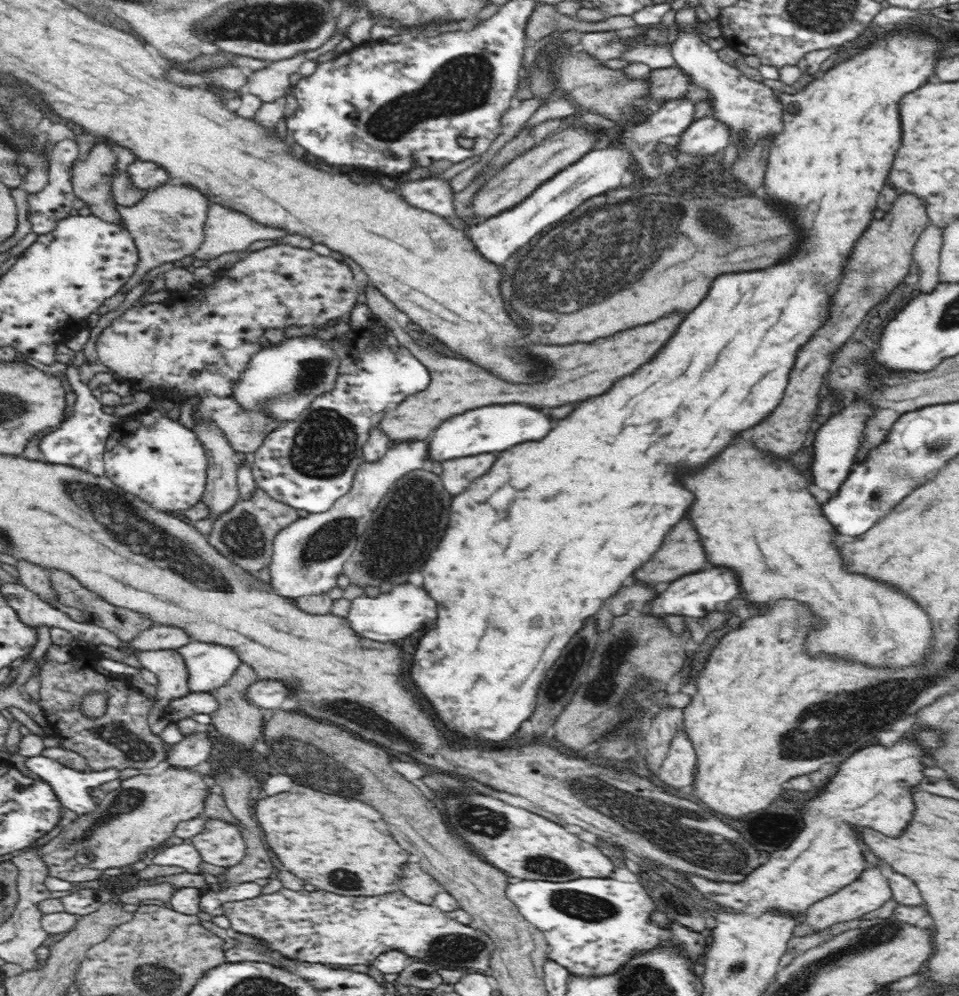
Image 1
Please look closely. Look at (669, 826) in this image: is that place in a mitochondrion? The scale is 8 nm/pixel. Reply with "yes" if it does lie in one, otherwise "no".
yes

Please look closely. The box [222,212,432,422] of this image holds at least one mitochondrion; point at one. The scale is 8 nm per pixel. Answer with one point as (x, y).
(312, 373)

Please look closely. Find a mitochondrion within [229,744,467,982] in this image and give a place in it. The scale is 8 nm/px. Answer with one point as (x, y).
(341, 878)

